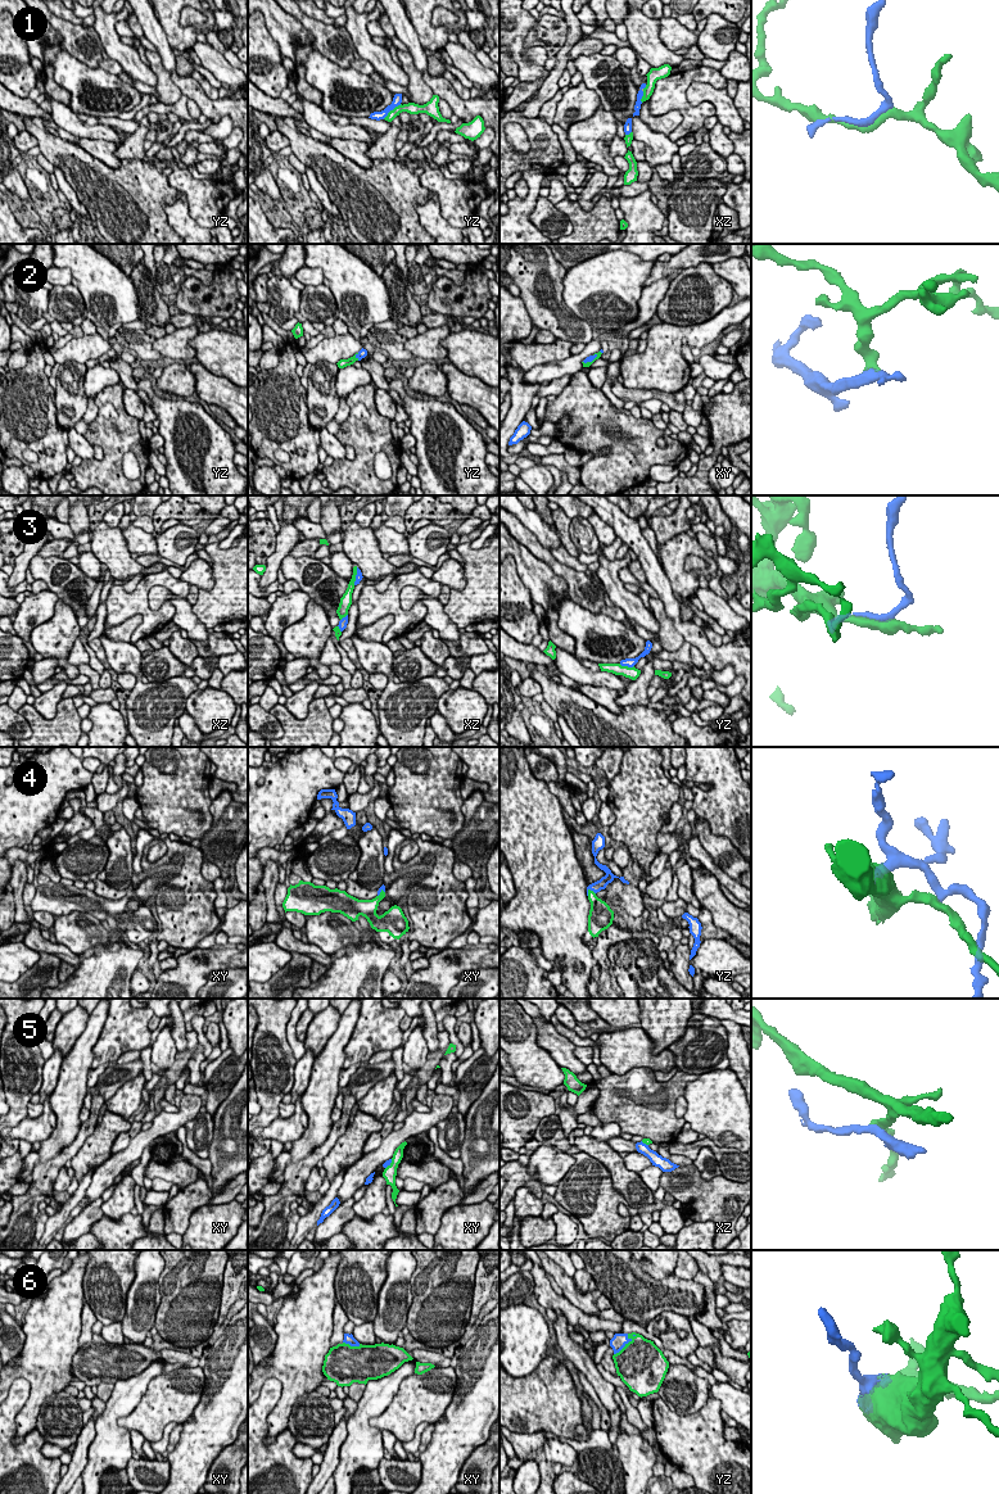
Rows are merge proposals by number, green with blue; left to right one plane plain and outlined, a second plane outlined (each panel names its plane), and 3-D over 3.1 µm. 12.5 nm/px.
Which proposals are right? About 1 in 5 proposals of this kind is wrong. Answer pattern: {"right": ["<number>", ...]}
{"right": ["2", "4", "6"]}

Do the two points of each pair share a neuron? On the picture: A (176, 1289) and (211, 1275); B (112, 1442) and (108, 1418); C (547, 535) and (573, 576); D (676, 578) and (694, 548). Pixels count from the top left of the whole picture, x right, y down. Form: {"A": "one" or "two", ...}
{"A": "one", "B": "one", "C": "two", "D": "one"}

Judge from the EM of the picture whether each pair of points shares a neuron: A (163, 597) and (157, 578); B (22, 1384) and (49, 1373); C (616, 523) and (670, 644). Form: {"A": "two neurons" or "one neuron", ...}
{"A": "two neurons", "B": "two neurons", "C": "two neurons"}

